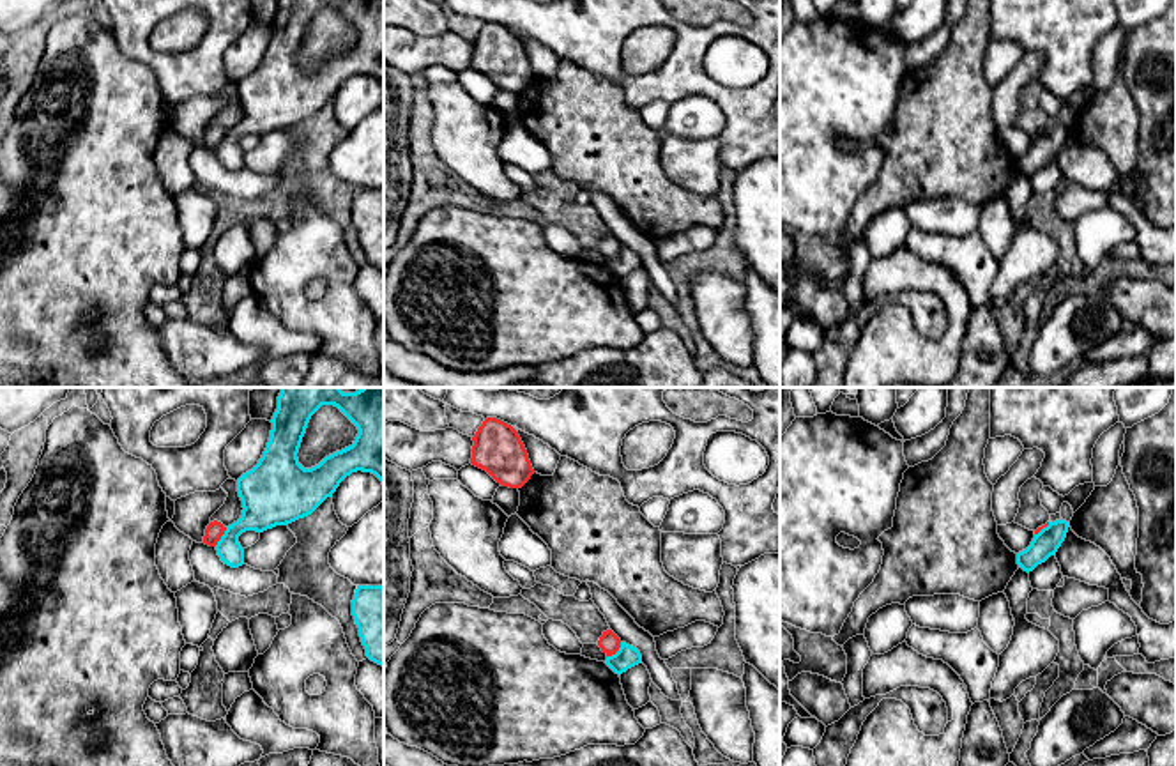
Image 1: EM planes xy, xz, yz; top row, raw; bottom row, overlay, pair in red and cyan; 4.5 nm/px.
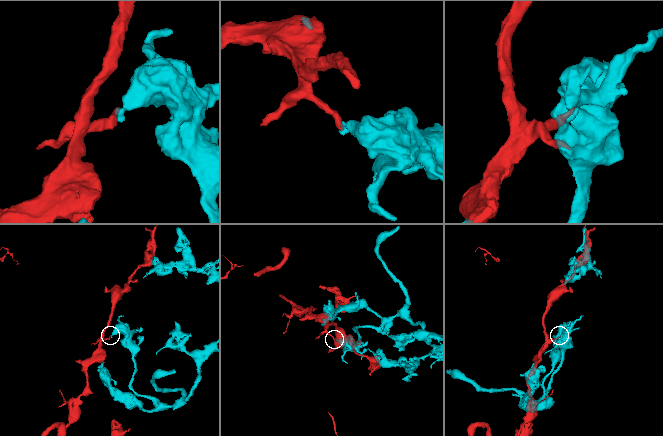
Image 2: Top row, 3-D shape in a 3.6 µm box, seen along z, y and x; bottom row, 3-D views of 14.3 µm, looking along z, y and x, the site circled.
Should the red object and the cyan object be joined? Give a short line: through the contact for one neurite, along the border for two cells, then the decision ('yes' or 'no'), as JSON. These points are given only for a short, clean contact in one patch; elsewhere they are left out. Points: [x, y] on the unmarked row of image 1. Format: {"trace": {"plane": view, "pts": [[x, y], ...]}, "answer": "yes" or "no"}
{"answer": "no"}

